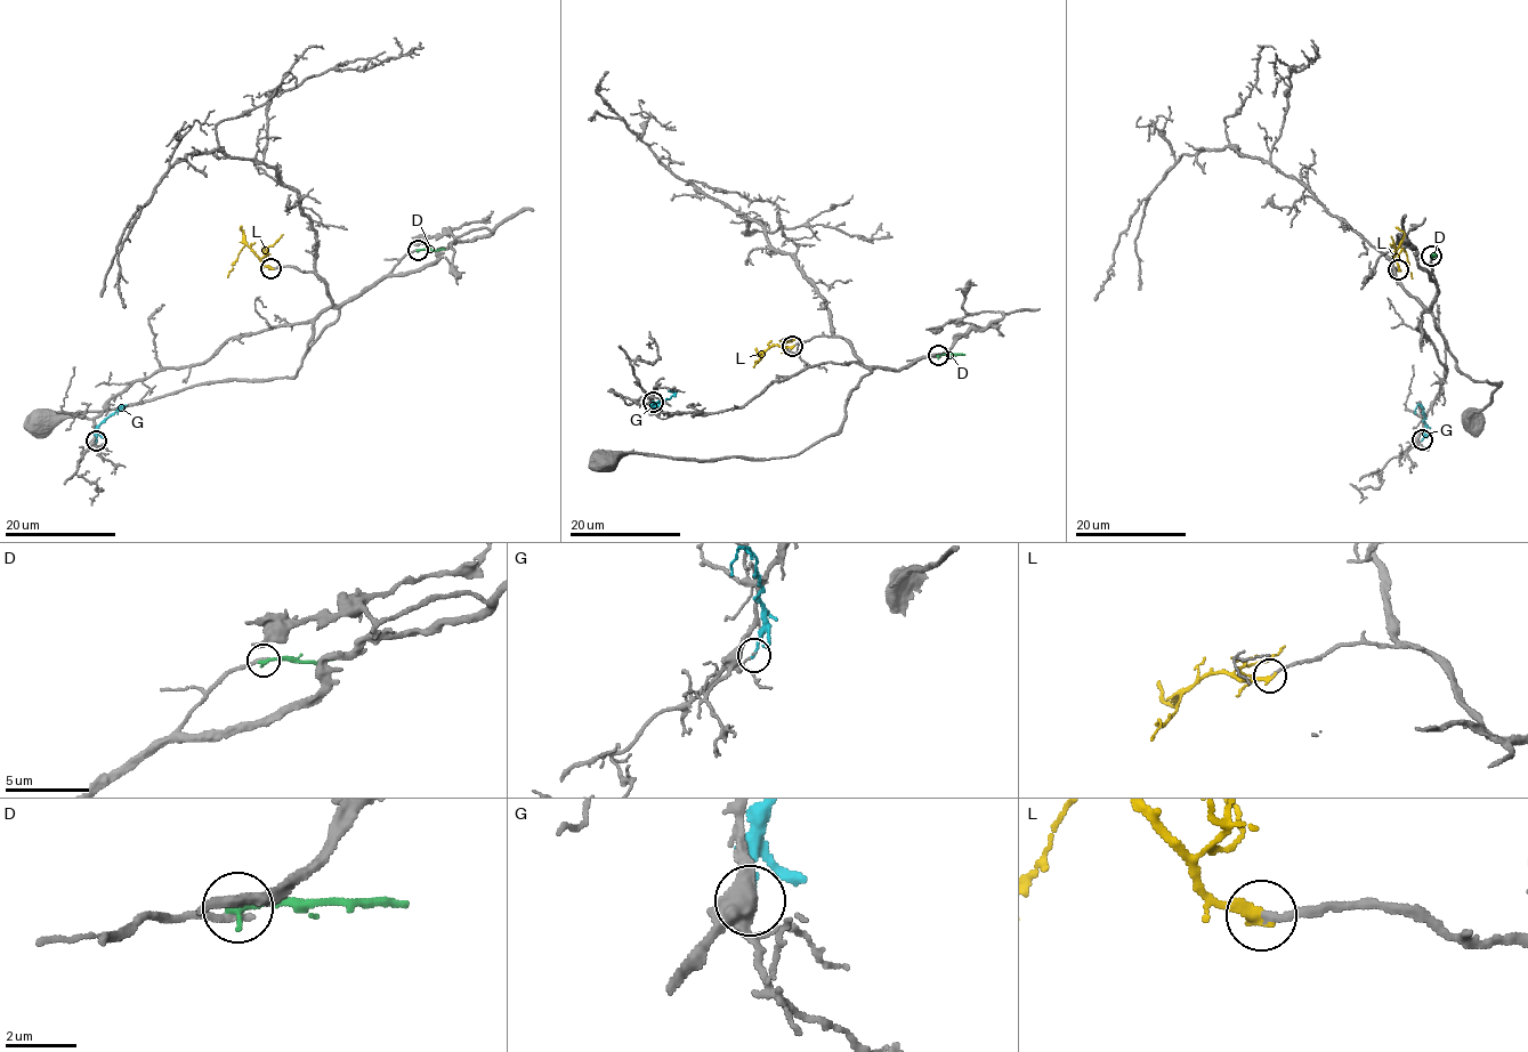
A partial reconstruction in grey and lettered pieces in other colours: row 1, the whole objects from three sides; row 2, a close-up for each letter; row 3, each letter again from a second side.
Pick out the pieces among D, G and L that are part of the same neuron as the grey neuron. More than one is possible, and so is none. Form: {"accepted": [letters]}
{"accepted": ["L"]}

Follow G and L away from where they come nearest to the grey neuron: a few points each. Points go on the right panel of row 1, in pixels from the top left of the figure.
G: (1422, 439), (1424, 409), (1420, 404), (1415, 414)
L: (1398, 269), (1395, 253), (1400, 245), (1406, 252), (1406, 269), (1413, 278)

